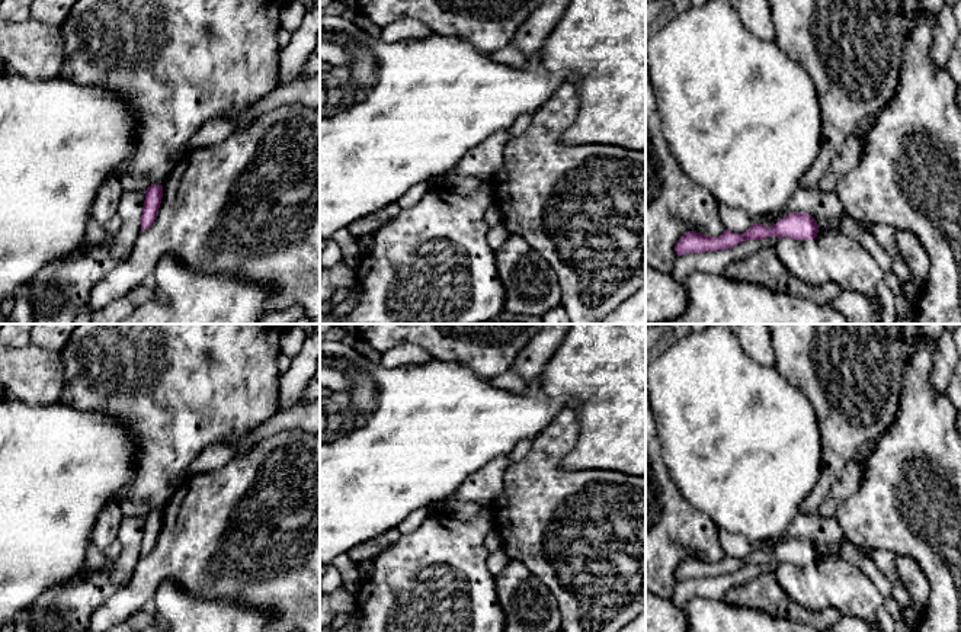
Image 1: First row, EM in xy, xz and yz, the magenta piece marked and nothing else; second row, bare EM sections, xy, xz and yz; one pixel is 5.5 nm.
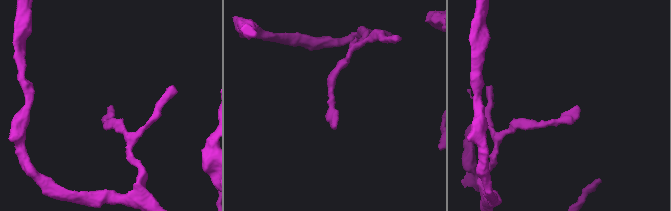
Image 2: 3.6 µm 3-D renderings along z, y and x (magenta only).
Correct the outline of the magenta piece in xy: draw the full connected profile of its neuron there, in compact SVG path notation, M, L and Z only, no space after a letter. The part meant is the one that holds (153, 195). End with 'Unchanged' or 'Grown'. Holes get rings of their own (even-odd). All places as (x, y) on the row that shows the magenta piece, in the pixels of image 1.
M151 185L147 187L144 193L145 193L145 200L142 206L142 215L141 215L141 231L148 230L157 216L163 198L163 186Z. Unchanged

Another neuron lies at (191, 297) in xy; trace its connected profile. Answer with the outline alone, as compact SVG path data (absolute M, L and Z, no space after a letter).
M164 256L156 264L161 299L150 299L118 324L260 324L266 301L276 293L244 276L209 275Z

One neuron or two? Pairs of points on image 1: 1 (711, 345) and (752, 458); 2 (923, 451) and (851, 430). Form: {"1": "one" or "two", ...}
{"1": "one", "2": "two"}

